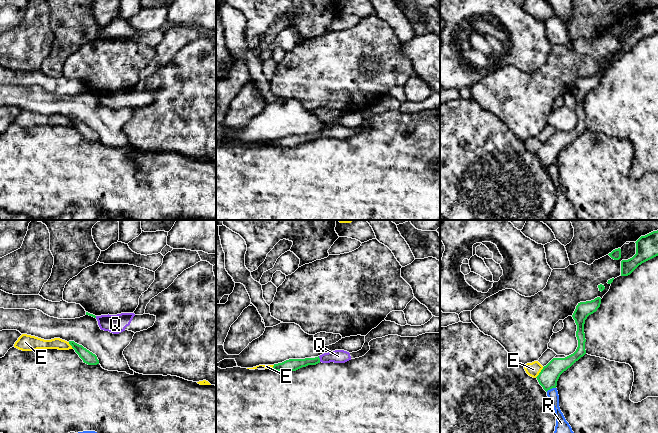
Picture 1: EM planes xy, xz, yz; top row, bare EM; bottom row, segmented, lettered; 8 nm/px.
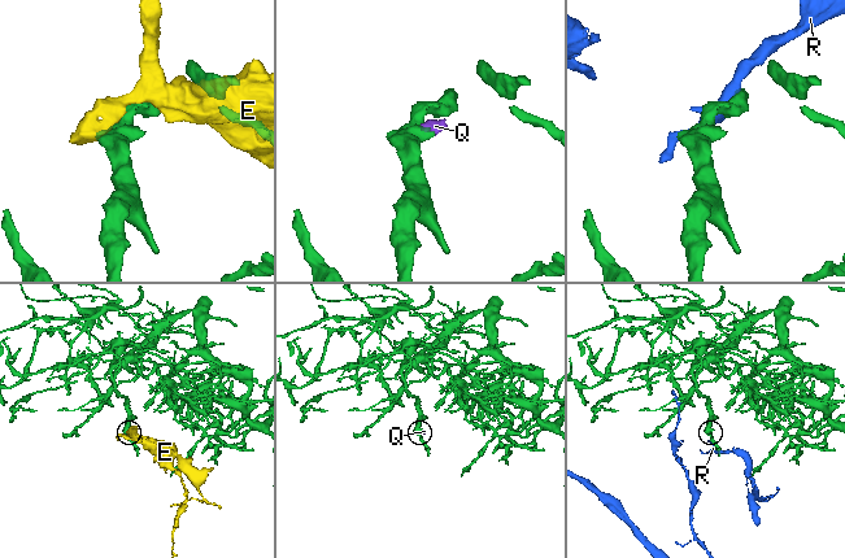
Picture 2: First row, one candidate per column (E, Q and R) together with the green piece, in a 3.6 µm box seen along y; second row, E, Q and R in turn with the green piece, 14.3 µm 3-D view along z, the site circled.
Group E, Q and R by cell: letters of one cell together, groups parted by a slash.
E / Q / R

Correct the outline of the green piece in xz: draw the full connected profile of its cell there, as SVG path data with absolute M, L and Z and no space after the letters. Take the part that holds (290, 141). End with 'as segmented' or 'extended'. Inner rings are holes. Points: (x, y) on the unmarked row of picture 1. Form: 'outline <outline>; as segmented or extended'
outline M433 92L427 99L421 102L405 101L401 102L391 97L382 97L376 104L372 105L365 112L365 119L361 126L349 129L344 126L335 126L324 129L315 134L305 135L289 135L282 139L274 140L271 146L292 148L308 141L316 141L322 139L345 139L351 135L364 132L369 126L369 118L376 114L382 114L388 111L398 111L401 113L417 113L425 109L439 109L440 108L440 93Z; extended

